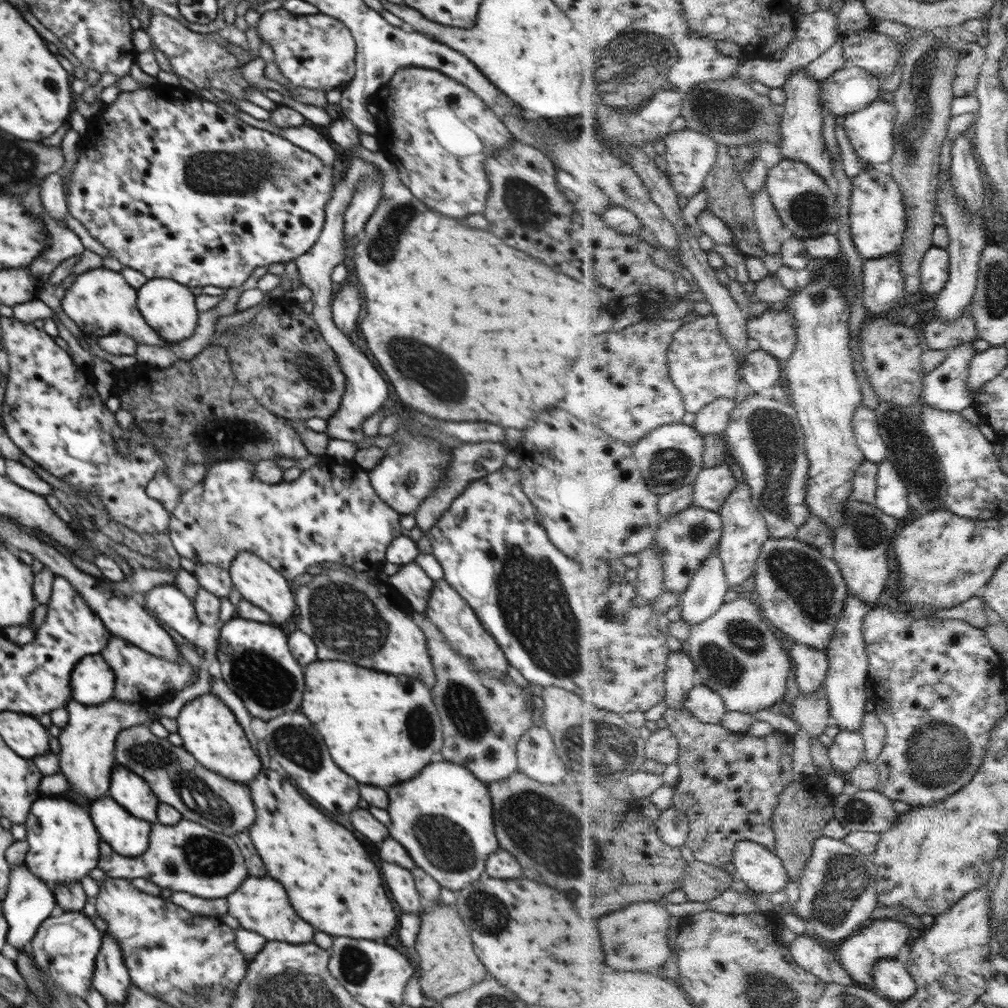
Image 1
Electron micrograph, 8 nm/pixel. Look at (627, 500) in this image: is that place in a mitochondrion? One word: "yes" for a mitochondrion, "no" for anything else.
no

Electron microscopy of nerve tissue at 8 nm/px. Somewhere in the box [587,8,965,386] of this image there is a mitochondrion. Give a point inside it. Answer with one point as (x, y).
(640, 65)

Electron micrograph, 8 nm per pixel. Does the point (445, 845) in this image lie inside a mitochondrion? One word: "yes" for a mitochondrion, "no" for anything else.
yes

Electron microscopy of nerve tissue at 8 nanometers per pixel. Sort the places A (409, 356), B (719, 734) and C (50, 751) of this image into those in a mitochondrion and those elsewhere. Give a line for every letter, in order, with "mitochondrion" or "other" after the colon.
A: mitochondrion
B: other
C: other

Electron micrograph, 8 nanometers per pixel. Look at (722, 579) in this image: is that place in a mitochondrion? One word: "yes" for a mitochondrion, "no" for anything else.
no

